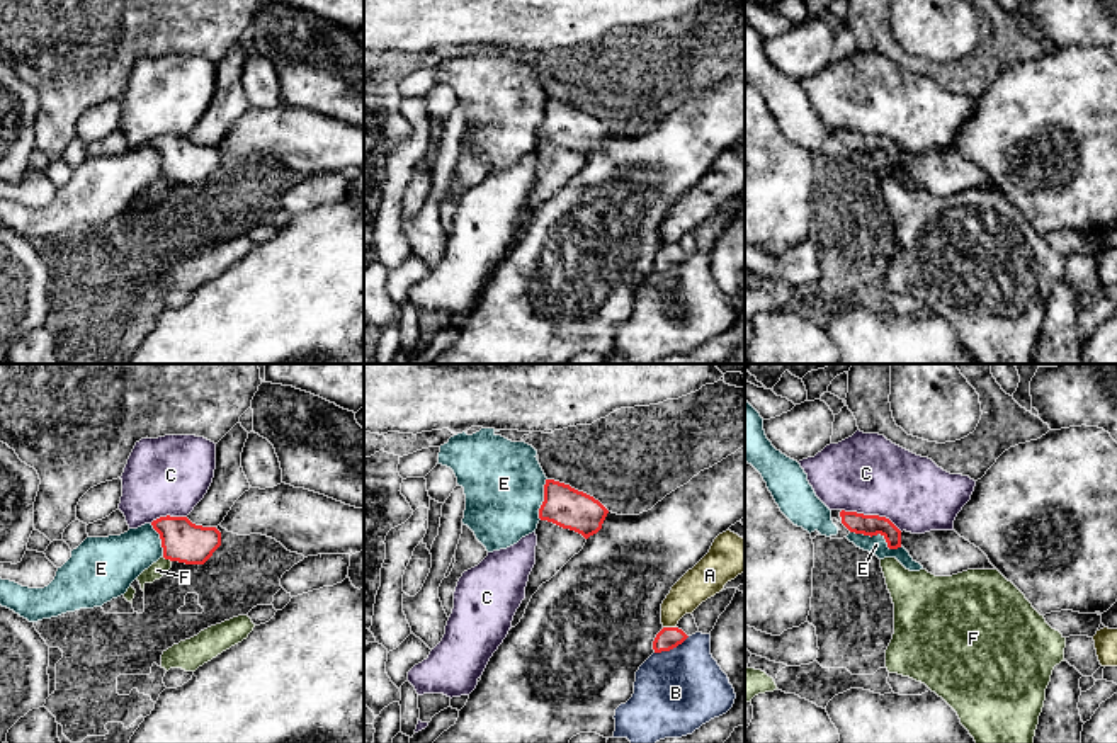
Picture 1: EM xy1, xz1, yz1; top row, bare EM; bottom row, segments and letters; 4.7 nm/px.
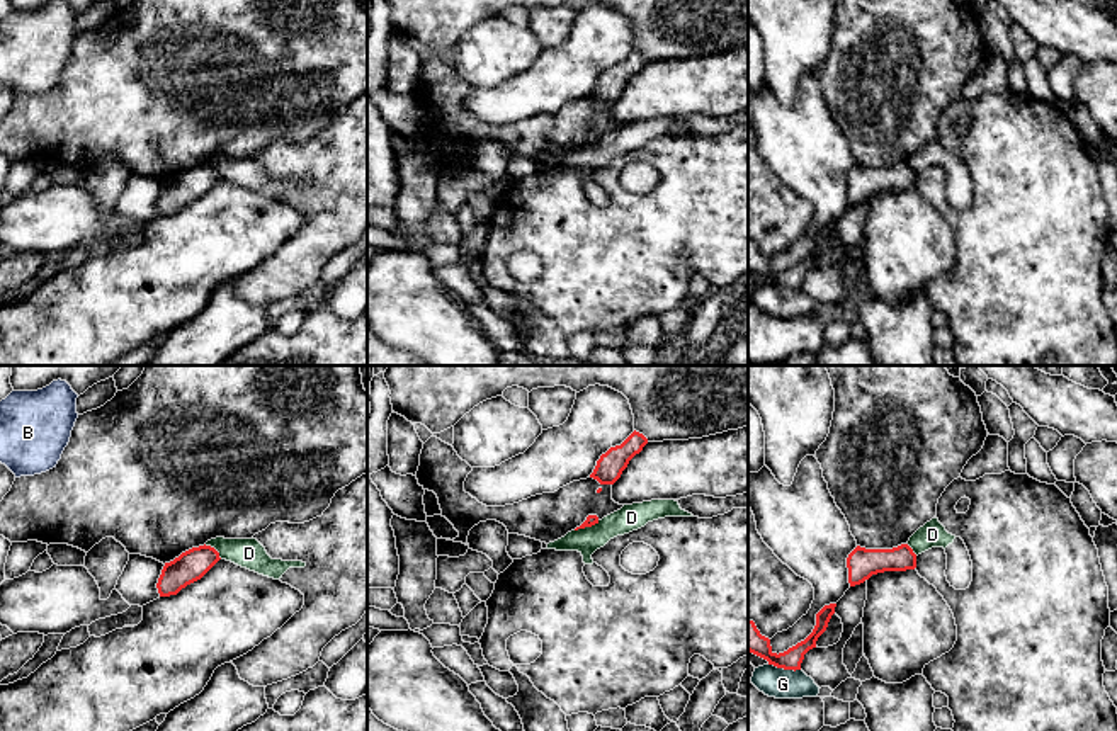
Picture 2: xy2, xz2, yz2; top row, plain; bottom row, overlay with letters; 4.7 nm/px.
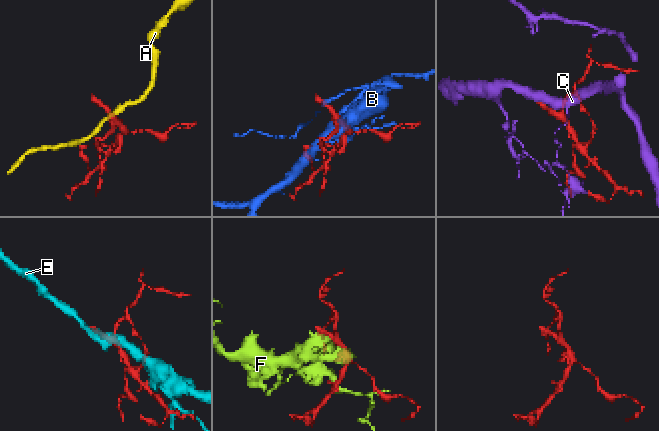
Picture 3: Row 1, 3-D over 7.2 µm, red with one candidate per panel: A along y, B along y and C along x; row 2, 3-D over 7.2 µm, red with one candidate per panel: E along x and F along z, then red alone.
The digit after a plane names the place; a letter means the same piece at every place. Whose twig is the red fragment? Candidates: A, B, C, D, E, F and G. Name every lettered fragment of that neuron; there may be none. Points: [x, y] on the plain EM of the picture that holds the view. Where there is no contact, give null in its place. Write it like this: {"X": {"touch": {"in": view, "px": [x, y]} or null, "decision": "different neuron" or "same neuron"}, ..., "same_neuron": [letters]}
{"A": {"touch": {"in": "xz1", "px": [670, 247]}, "decision": "different neuron"}, "B": {"touch": {"in": "xz1", "px": [672, 267]}, "decision": "different neuron"}, "C": {"touch": {"in": "yz1", "px": [873, 135]}, "decision": "different neuron"}, "D": {"touch": {"in": "xy2", "px": [215, 169]}, "decision": "different neuron"}, "E": {"touch": {"in": "yz1", "px": [878, 152]}, "decision": "different neuron"}, "F": {"touch": {"in": "xy1", "px": [167, 177]}, "decision": "different neuron"}, "G": {"touch": {"in": "yz2", "px": [784, 288]}, "decision": "different neuron"}, "same_neuron": []}

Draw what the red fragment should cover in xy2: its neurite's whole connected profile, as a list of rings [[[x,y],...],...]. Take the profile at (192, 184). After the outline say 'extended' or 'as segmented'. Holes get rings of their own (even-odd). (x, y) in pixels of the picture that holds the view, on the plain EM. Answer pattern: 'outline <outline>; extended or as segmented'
outline [[[204,163],[165,182],[156,202],[160,216],[177,214],[187,204],[201,199],[219,178],[219,172]]]; as segmented

